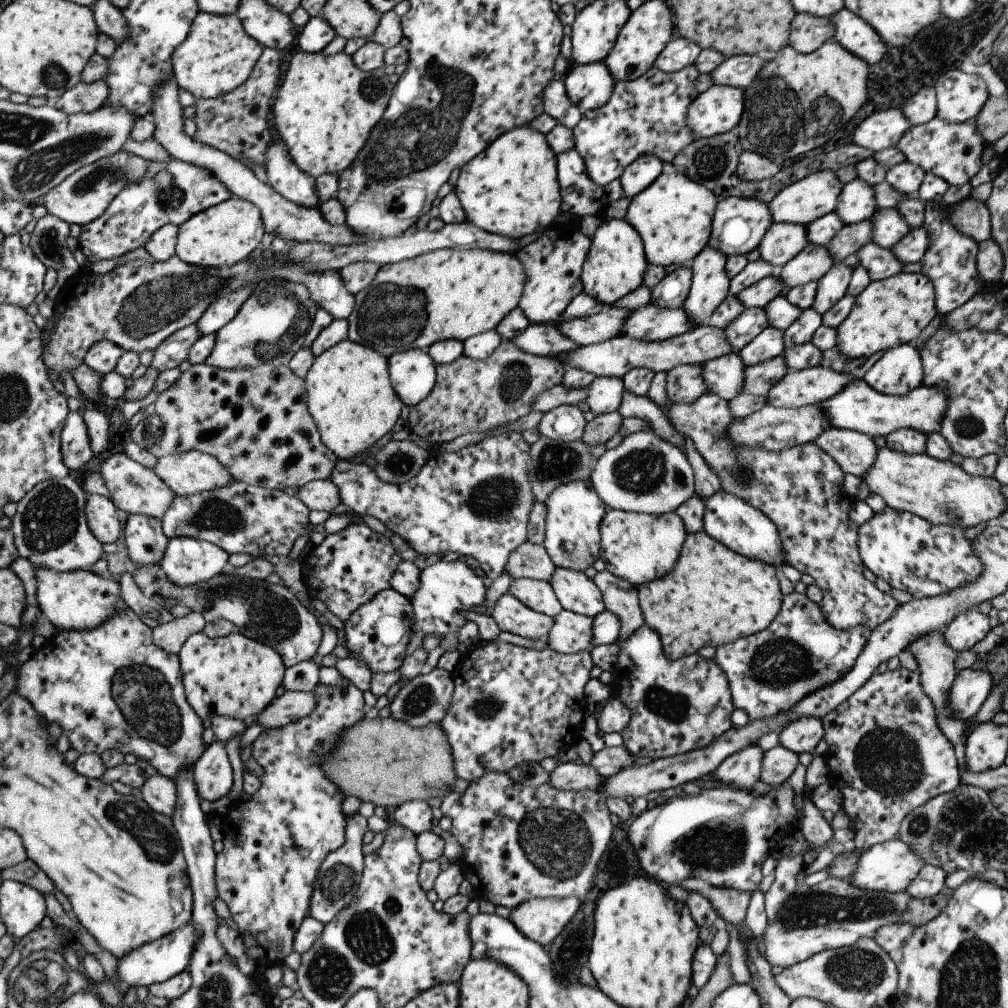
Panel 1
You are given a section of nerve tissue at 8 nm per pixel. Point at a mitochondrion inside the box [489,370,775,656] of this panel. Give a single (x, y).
(641, 471)

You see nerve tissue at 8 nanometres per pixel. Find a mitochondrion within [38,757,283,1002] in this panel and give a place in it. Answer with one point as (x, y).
(132, 810)

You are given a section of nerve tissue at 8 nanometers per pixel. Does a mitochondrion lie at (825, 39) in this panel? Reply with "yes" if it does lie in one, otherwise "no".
no

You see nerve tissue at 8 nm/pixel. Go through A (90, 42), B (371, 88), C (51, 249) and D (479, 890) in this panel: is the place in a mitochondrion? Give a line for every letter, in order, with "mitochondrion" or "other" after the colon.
A: other
B: mitochondrion
C: other
D: other

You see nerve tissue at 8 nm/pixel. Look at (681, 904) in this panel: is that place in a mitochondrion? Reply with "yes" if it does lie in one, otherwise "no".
no

